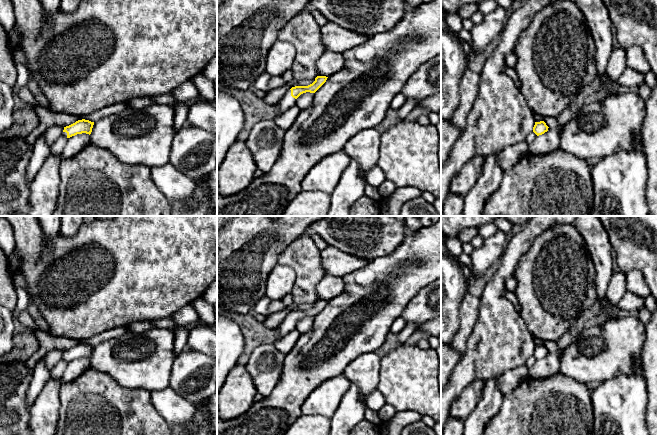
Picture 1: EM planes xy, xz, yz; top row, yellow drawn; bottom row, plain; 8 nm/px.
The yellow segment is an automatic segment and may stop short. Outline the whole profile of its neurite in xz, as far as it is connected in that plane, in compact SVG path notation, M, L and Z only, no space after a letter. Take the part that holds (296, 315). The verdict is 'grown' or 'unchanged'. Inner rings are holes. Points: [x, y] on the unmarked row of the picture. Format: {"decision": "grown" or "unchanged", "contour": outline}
{"decision": "grown", "contour": "M317 300L315 305L308 310L295 310L288 313L286 318L277 328L278 338L282 339L296 327L296 323L303 317L315 317L327 304L326 300Z"}

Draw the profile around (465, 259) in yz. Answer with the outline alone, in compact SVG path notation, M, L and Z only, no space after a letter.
M463 252L460 256L458 256L458 260L461 264L471 269L472 262L469 254Z

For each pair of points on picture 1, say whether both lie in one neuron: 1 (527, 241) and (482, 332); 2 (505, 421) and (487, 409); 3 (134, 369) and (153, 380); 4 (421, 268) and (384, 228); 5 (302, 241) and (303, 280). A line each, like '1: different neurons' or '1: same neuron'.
1: same neuron
2: different neurons
3: same neuron
4: different neurons
5: same neuron

